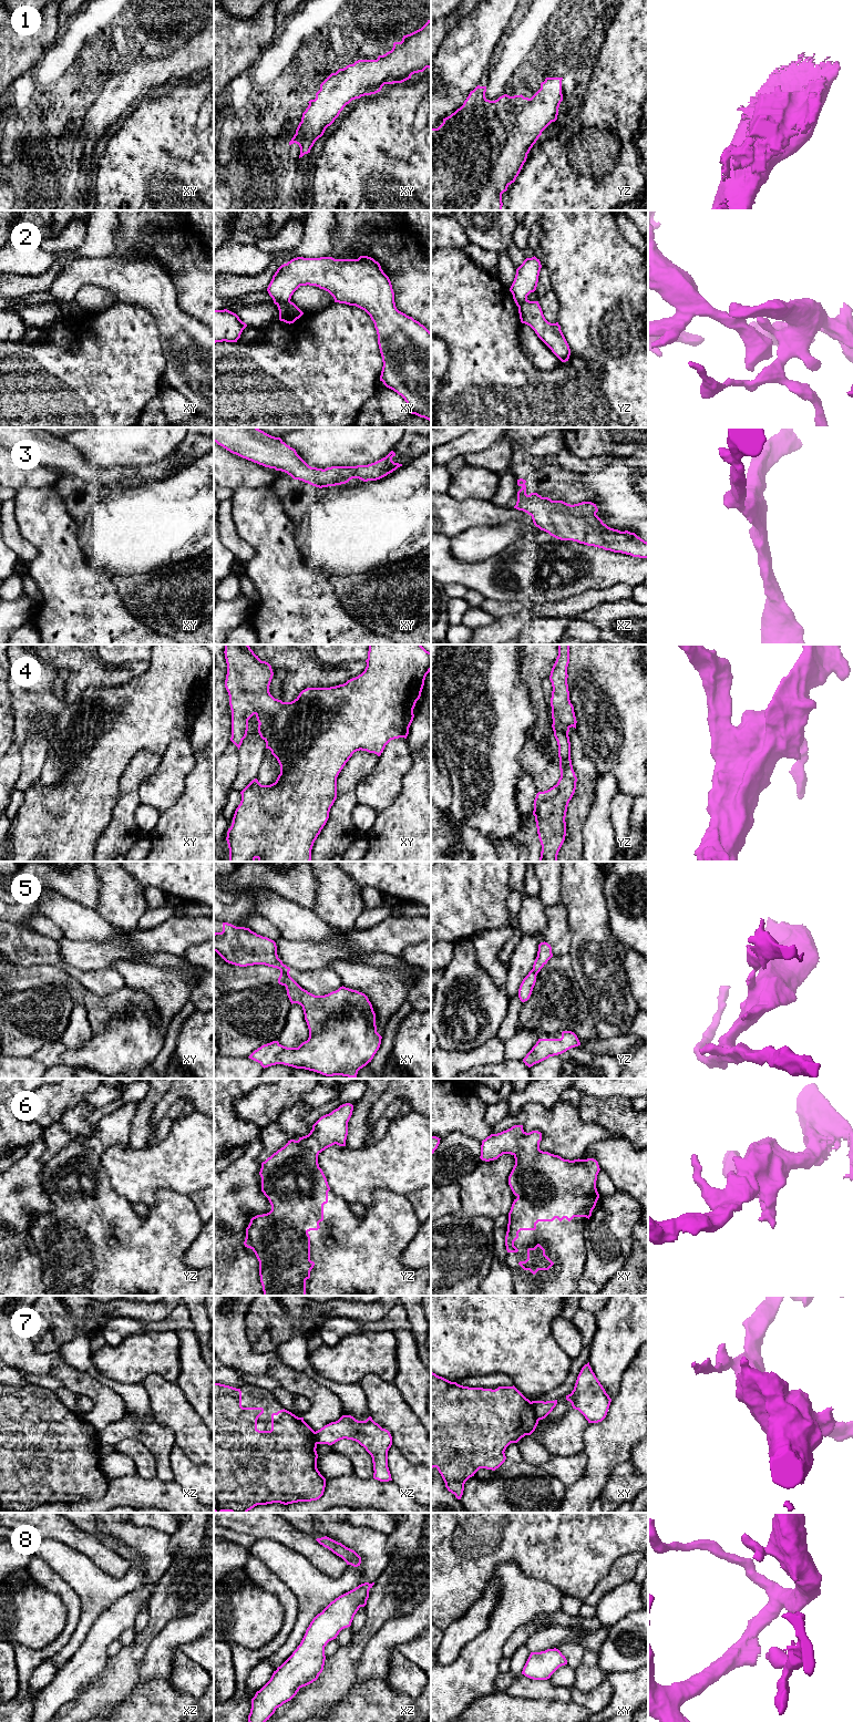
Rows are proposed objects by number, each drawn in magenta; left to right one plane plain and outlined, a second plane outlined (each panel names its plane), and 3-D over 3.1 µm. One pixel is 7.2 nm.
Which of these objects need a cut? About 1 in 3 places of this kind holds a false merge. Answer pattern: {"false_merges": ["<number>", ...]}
{"false_merges": ["2", "5", "7"]}

